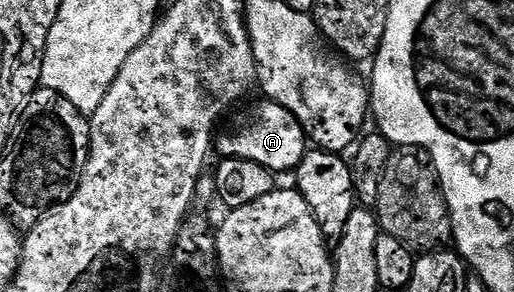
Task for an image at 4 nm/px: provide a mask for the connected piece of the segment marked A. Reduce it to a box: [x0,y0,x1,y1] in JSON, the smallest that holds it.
[216,101,308,173]

